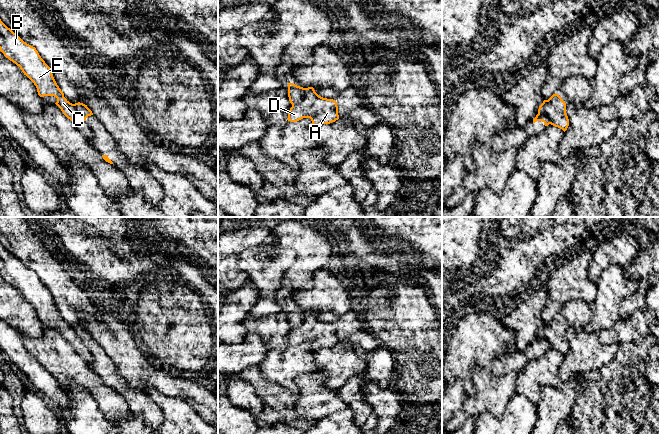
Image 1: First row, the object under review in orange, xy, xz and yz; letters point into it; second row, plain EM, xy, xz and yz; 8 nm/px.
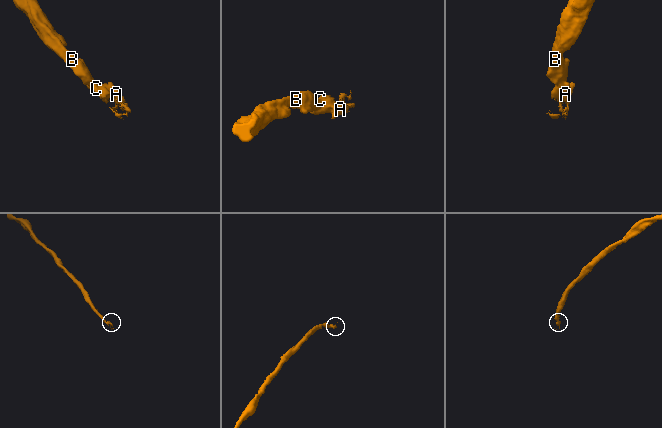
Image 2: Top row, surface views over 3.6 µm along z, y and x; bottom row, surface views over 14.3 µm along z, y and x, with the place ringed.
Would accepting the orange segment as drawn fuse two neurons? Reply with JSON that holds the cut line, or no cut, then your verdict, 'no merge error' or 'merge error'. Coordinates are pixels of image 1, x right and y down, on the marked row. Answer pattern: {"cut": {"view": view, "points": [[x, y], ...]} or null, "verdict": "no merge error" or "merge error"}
{"cut": {"view": "xz", "points": [[305, 88], [303, 97], [292, 105]]}, "verdict": "merge error"}

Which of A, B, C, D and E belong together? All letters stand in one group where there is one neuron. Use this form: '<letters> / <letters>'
A D / B C E

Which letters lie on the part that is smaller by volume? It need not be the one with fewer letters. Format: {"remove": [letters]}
{"remove": ["A", "D"]}

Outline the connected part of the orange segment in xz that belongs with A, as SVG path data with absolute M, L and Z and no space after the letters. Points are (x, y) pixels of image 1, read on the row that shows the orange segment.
M313 87L305 88L302 100L290 108L287 120L303 118L310 118L314 127L335 122L339 119L337 102L319 96Z

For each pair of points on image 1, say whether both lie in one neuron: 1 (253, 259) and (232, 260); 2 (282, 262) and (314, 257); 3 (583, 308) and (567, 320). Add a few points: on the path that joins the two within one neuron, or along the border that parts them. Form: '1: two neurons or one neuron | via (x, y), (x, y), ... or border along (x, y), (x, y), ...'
1: two neurons | border along (239, 255), (237, 267)
2: two neurons | border along (278, 242), (294, 254), (294, 261), (282, 281)
3: one neuron | via (579, 312), (571, 316)

